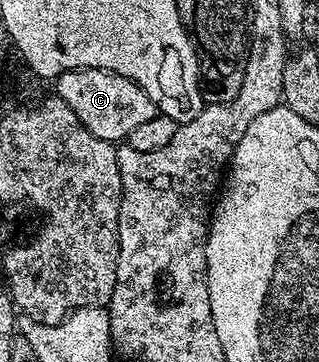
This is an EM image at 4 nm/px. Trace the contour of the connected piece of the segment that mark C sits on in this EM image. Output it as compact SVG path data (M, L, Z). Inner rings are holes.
M70 70L56 81L57 96L73 109L81 123L96 137L113 143L125 140L132 129L160 114L158 106L132 80L108 70Z

